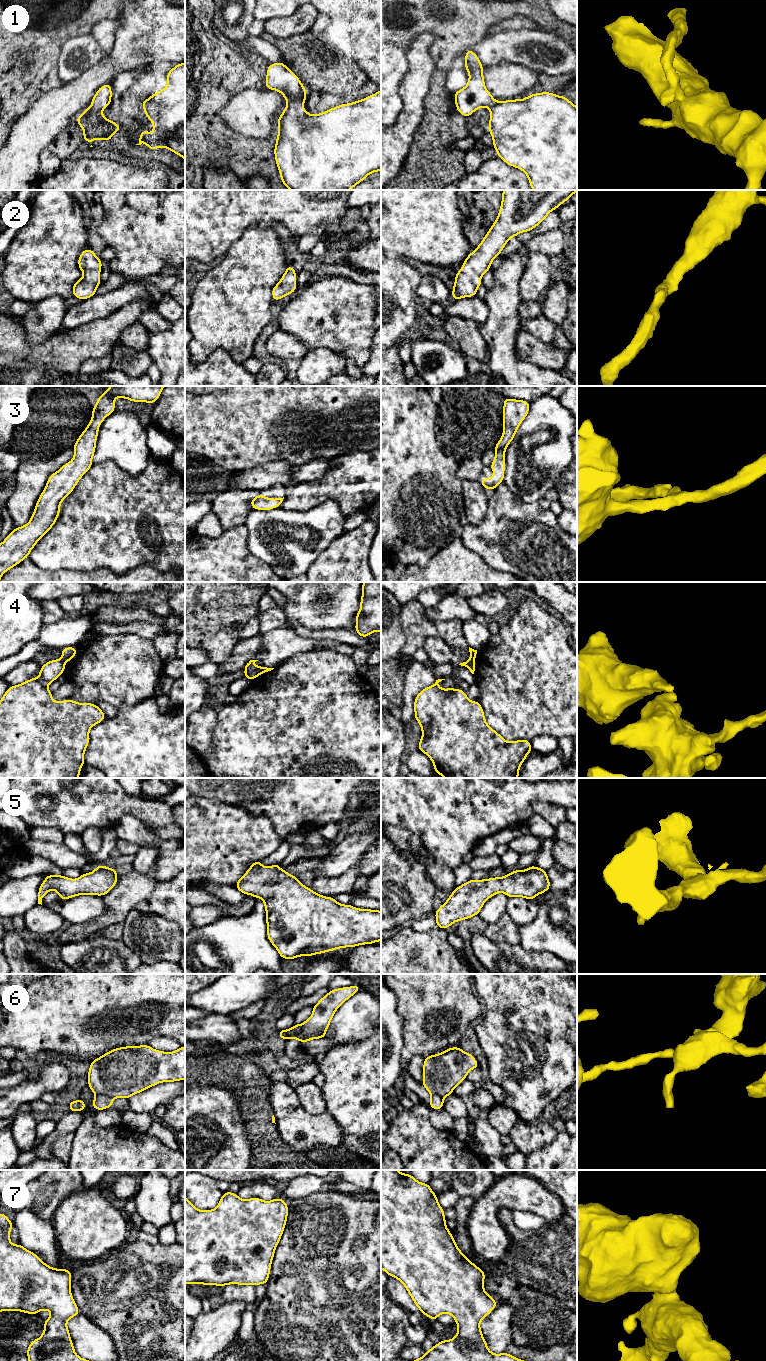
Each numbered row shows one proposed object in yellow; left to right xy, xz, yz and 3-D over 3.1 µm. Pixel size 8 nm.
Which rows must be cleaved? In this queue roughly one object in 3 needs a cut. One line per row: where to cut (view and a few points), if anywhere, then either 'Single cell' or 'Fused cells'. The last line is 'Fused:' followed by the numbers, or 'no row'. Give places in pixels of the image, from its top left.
1: No split. Single cell
2: No split. Single cell
3: No split. Single cell
4: Split along xz (259, 667), (260, 673). Fused cells
5: No split. Single cell
6: Split along xz (298, 1024), (299, 1030), (285, 1039). Fused cells
7: No split. Single cell
Fused: 4, 6

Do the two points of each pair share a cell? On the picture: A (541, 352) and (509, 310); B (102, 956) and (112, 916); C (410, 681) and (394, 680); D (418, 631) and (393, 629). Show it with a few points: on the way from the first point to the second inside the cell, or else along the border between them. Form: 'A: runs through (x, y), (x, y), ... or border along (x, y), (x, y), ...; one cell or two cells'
A: border along (523, 328), (517, 334), (515, 350); two cells
B: border along (97, 933), (75, 942); two cells
C: border along (413, 660), (404, 679), (403, 705); two cells
D: border along (402, 607), (404, 646), (398, 653); two cells

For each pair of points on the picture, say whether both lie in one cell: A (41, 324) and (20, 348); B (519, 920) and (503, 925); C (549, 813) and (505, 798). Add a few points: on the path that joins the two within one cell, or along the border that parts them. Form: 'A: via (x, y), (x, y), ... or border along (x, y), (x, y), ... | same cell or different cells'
A: border along (18, 319), (31, 343), (38, 344), (50, 337) | different cells
B: border along (506, 911), (517, 926) | different cells
C: border along (555, 803), (534, 802), (531, 808) | different cells

